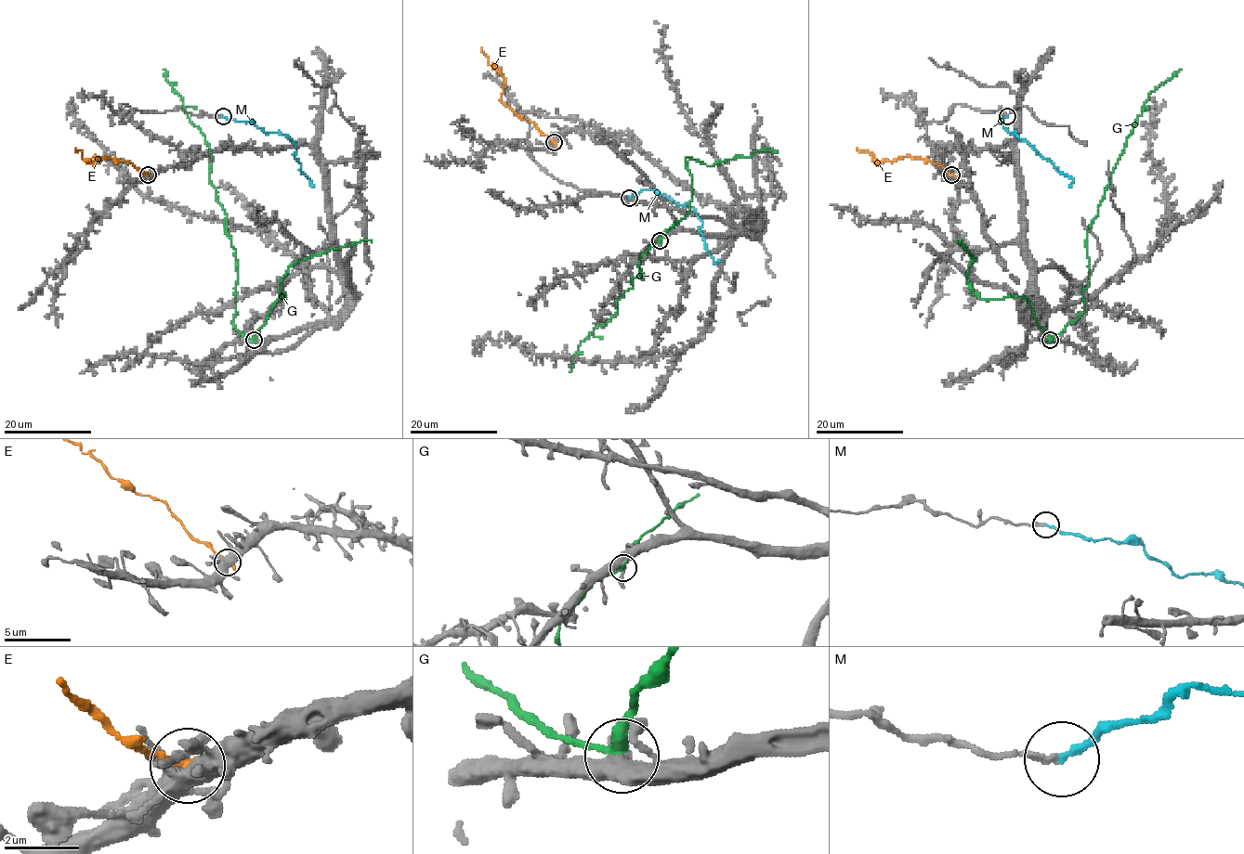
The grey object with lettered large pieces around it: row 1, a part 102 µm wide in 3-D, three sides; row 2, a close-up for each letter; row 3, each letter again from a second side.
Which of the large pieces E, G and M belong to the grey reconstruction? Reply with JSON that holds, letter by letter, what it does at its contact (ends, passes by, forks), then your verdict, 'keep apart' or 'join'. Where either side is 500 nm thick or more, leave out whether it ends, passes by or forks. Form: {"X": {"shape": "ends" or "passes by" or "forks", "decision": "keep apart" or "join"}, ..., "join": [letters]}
{"E": {"shape": "ends", "decision": "keep apart"}, "G": {"shape": "passes by", "decision": "keep apart"}, "M": {"shape": "ends", "decision": "join"}, "join": ["M"]}

